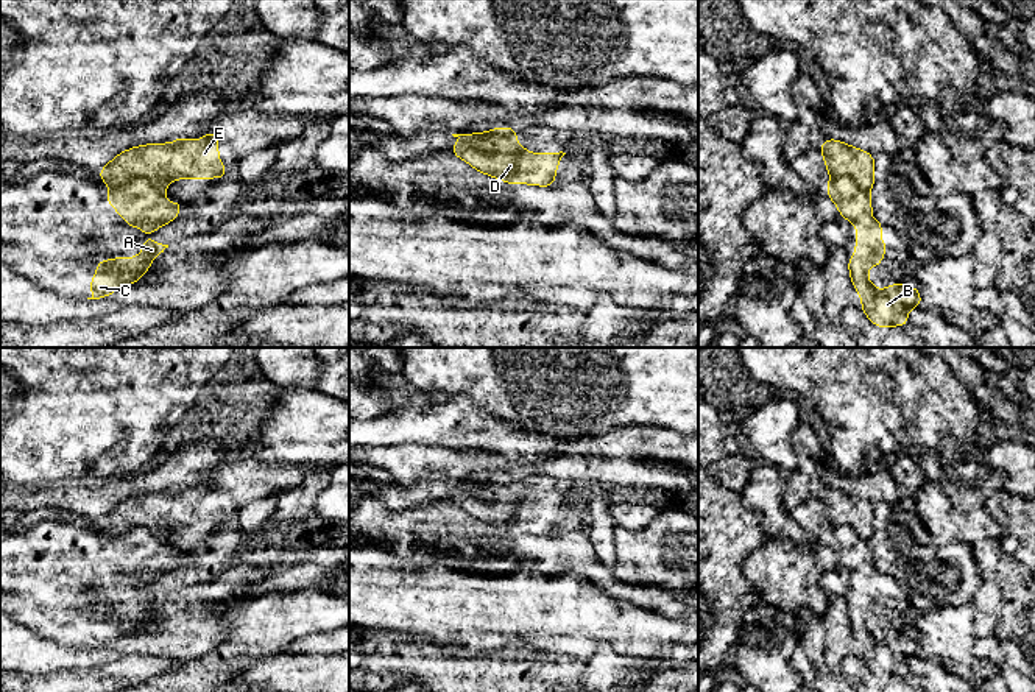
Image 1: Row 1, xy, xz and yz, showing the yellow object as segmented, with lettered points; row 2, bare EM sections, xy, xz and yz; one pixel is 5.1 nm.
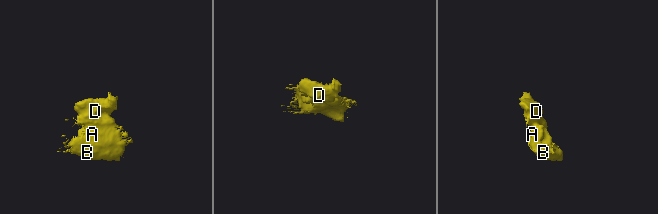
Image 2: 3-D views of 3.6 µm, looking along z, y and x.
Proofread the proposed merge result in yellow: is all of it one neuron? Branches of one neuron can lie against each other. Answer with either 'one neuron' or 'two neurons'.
two neurons

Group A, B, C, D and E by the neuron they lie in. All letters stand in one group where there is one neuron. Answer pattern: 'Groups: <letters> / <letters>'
Groups: A B C / D E

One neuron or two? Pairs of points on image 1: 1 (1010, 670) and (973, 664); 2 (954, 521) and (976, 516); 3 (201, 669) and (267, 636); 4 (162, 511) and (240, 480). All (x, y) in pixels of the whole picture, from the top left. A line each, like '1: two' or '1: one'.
1: two
2: one
3: one
4: one

